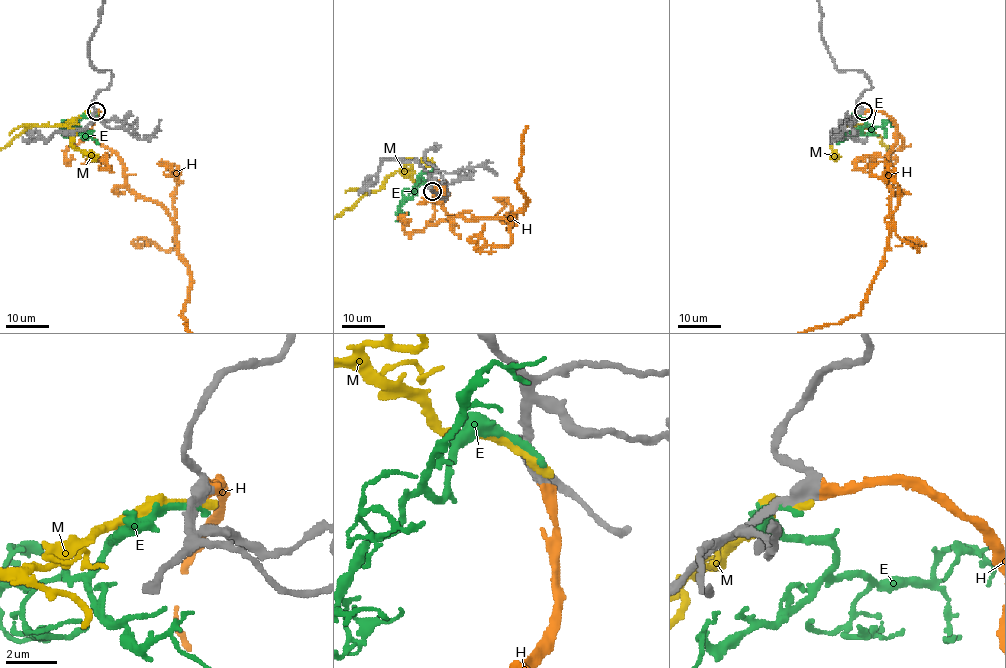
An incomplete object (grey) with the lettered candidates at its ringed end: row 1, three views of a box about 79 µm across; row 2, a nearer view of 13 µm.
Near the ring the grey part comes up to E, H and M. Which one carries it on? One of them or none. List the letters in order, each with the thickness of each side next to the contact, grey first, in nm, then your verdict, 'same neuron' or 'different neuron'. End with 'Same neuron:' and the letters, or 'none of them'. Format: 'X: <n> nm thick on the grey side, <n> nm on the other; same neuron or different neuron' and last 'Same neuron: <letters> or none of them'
E: 320 nm thick on the grey side, 320 nm on the other; different neuron
H: 420 nm thick on the grey side, 440 nm on the other; same neuron
M: 440 nm thick on the grey side, 460 nm on the other; different neuron
Same neuron: H

